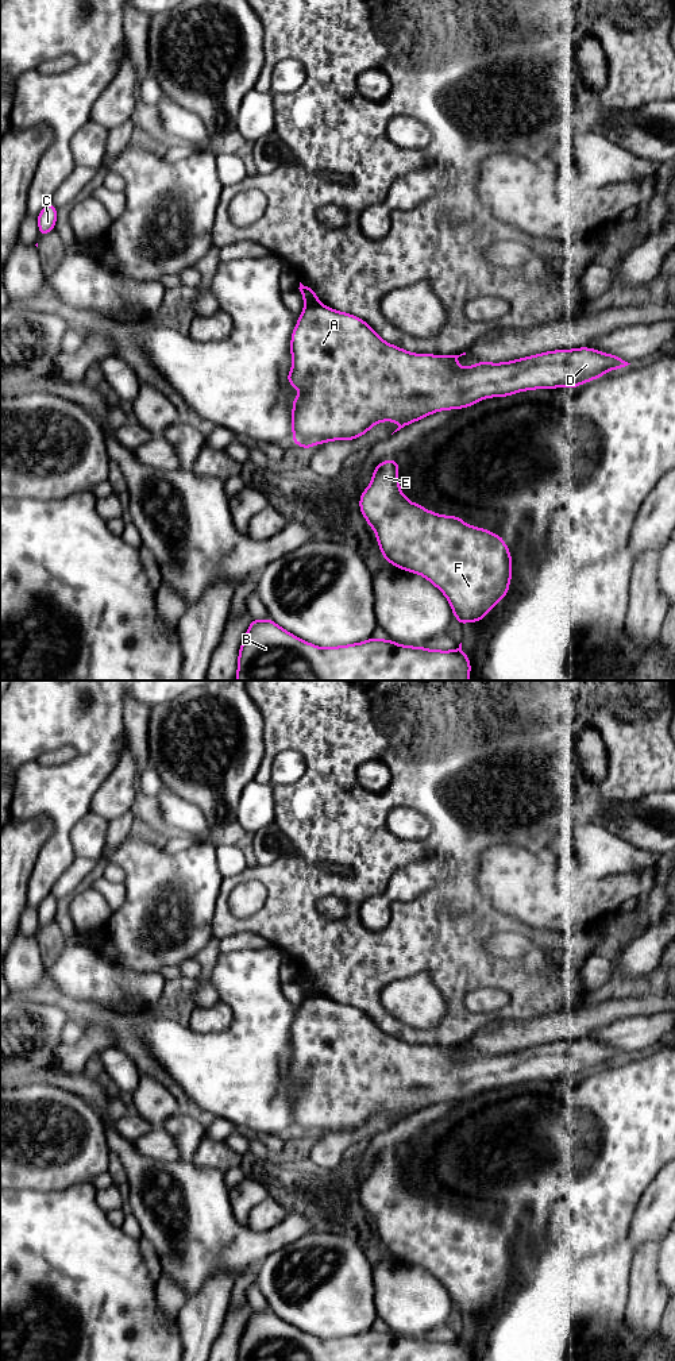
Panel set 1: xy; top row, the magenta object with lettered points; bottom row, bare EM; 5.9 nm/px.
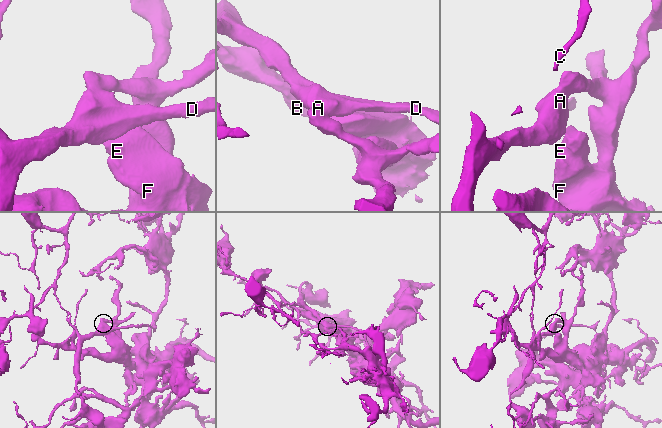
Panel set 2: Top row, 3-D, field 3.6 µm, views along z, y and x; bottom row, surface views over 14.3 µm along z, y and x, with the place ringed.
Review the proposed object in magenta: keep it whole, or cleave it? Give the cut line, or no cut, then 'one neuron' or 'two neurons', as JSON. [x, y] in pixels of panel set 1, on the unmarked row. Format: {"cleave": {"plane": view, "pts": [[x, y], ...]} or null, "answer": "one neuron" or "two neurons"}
{"cleave": {"plane": "xy", "pts": [[319, 994], [305, 997]]}, "answer": "two neurons"}

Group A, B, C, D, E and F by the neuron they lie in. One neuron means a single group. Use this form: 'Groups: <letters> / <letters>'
Groups: A D / B C E F

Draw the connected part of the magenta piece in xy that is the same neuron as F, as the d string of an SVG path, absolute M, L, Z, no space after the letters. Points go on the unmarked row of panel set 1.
M397 1150L377 1156L370 1177L359 1191L360 1203L374 1221L385 1252L433 1275L447 1288L462 1318L482 1311L509 1281L512 1246L504 1230L464 1215L460 1208L441 1207L412 1195L401 1184L398 1161Z

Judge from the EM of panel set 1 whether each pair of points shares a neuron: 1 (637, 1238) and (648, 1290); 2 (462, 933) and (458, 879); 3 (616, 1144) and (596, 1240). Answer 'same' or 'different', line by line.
1: different
2: same
3: same

